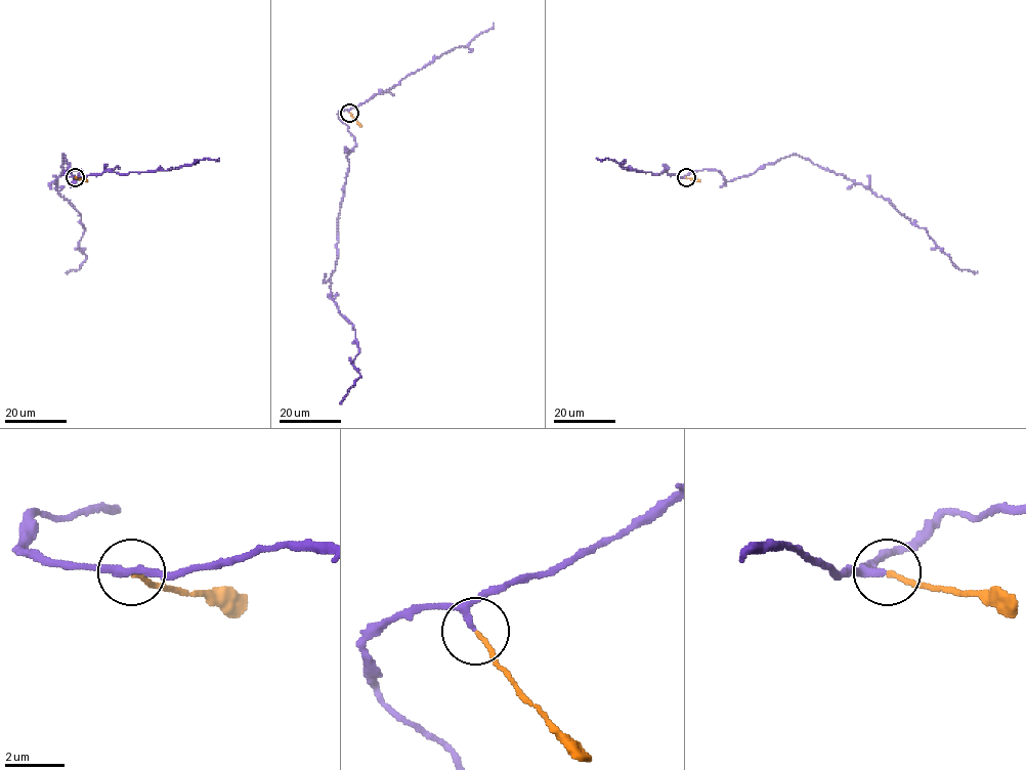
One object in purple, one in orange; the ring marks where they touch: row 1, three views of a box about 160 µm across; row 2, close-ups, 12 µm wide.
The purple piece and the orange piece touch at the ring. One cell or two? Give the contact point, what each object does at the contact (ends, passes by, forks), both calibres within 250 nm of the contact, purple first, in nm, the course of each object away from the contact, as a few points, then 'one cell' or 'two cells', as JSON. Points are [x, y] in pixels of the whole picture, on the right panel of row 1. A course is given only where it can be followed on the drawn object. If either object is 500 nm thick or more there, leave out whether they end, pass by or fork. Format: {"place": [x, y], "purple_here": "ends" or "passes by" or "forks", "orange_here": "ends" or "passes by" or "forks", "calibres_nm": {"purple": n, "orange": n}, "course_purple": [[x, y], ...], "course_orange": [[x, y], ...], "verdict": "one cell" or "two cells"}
{"place": [686, 177], "purple_here": "passes by", "orange_here": "ends", "calibres_nm": {"purple": 180, "orange": 140}, "course_purple": [[685, 177], [713, 169], [732, 181], [797, 155], [887, 199], [911, 222], [924, 227], [954, 265], [978, 271]], "course_orange": [[685, 177], [699, 181]], "verdict": "one cell"}

